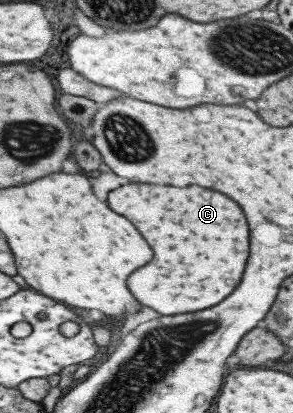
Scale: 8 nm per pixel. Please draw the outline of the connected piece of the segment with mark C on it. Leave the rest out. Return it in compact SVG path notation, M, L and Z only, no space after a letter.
M124 184L108 192L108 206L114 208L116 214L124 216L134 224L134 228L142 234L142 238L152 248L152 260L142 268L134 270L126 278L126 286L130 294L144 306L160 312L162 316L196 312L202 308L210 308L226 298L234 286L240 282L244 262L248 256L248 228L242 210L236 202L218 194L214 190L206 190L200 186L150 186L150 184Z

